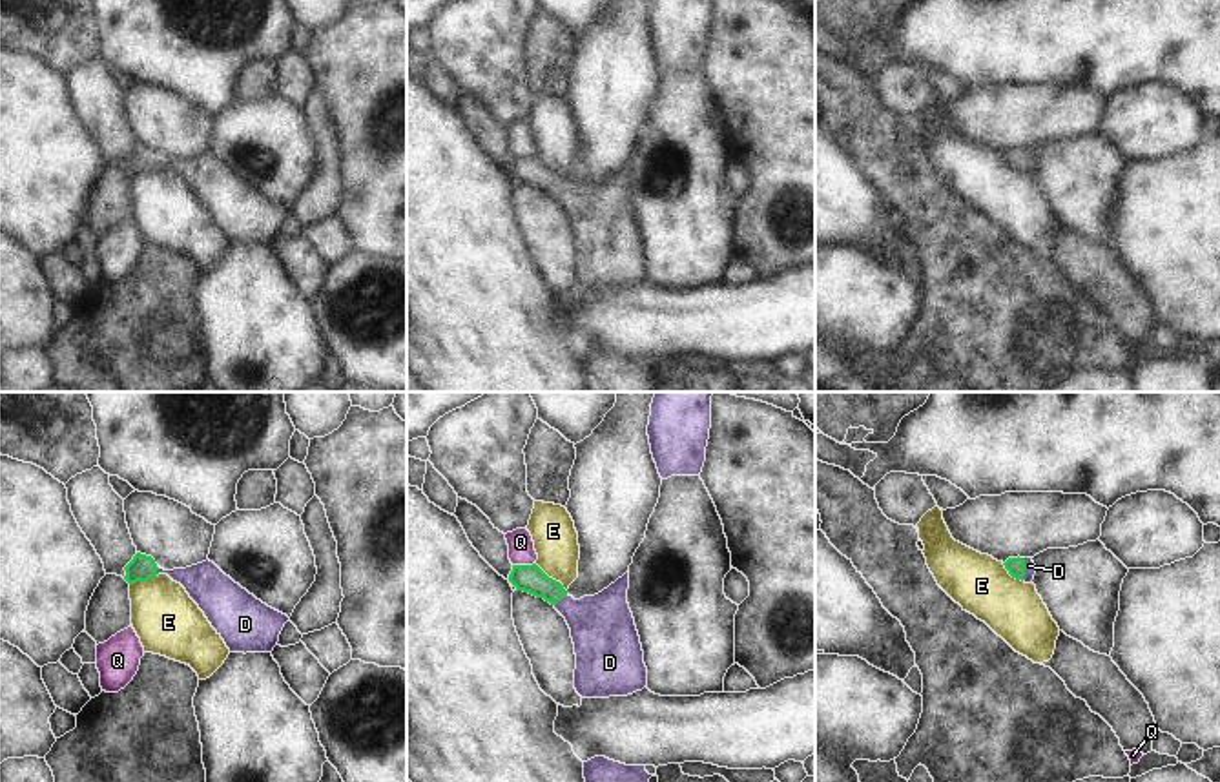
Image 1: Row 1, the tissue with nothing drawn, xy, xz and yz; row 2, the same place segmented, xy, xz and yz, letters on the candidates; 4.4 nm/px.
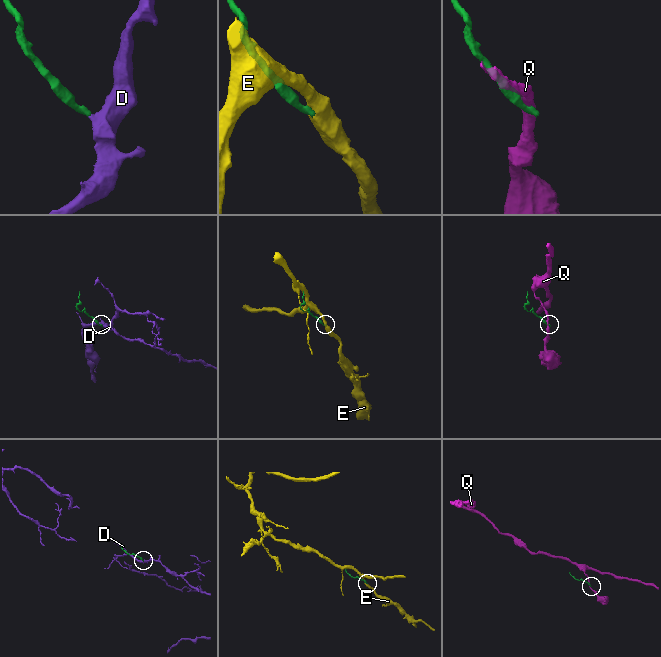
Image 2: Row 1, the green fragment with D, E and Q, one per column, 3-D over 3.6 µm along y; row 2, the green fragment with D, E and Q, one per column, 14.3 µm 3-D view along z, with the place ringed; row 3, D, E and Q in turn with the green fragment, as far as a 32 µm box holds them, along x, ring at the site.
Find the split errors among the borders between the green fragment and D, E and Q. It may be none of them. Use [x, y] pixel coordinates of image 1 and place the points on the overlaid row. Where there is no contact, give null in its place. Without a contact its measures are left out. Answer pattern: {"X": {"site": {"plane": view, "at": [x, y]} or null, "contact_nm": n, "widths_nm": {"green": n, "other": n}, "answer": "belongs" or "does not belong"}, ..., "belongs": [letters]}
{"D": {"site": {"plane": "yz", "at": [1023, 569]}, "contact_nm": 110, "widths_nm": {"green": 80, "other": 50}, "answer": "belongs"}, "E": {"site": {"plane": "xz", "at": [551, 578]}, "contact_nm": 190, "widths_nm": {"green": 130, "other": 190}, "answer": "does not belong"}, "Q": {"site": {"plane": "xz", "at": [524, 565]}, "contact_nm": 110, "widths_nm": {"green": 130, "other": 110}, "answer": "does not belong"}, "belongs": ["D"]}

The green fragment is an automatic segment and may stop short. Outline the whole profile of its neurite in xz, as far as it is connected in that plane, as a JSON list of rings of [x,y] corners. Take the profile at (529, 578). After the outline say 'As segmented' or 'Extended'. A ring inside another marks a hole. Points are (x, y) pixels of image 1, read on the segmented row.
[[[536,563],[512,565],[509,581],[516,591],[549,602],[567,622],[574,643],[574,689],[582,698],[627,696],[647,687],[644,651],[627,603],[629,571],[594,596],[574,600],[563,585],[549,578]]]. Extended.

